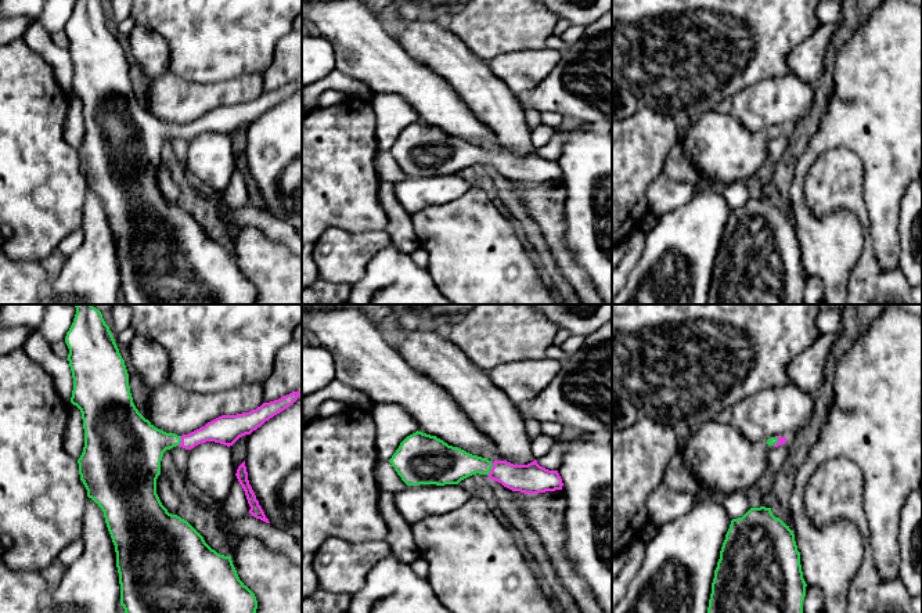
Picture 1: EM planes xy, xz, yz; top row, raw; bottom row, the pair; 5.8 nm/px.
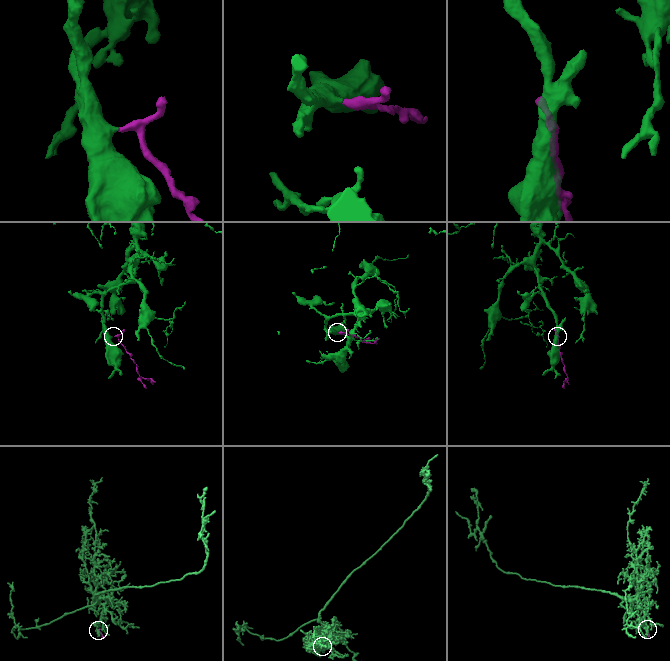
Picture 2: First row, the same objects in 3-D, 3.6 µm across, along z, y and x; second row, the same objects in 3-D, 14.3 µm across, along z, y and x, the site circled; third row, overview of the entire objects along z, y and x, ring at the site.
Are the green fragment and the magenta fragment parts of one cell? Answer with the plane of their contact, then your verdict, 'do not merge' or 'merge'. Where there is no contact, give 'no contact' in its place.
meets green in xz; merge

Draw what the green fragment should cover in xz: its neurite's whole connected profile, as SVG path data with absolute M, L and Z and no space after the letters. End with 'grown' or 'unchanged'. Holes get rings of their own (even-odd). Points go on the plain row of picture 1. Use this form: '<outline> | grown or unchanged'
M418 120L400 133L389 152L407 176L458 174L476 163L525 184L562 180L563 176L558 161L548 161L536 149L527 155L491 152Z | grown

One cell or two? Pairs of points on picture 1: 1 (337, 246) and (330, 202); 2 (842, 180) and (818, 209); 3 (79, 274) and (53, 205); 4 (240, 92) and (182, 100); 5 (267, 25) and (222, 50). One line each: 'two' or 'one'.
1: two
2: one
3: two
4: one
5: one

